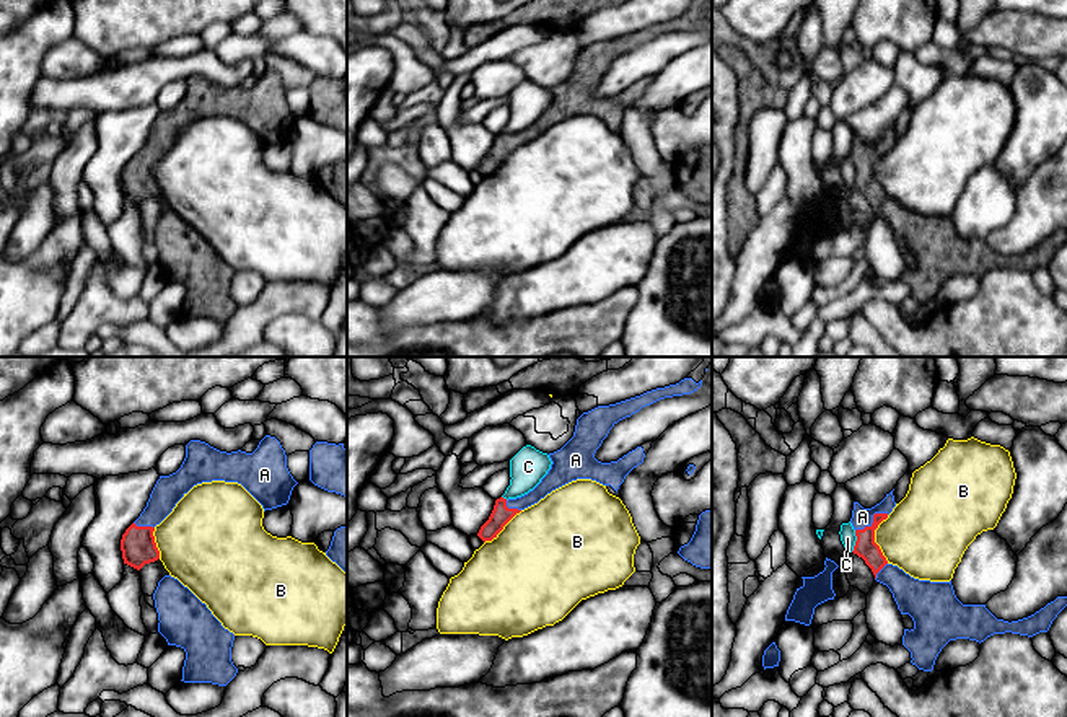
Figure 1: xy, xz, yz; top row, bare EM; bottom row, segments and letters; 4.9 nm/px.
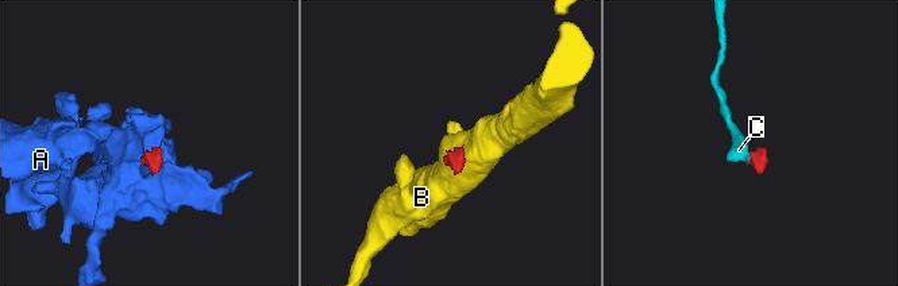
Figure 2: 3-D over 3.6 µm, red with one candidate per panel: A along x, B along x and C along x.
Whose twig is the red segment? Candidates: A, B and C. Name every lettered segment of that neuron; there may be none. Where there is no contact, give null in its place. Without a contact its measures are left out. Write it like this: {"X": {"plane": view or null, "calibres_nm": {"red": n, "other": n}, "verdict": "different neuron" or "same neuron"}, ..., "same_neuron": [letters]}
{"A": {"plane": "yz", "calibres_nm": {"red": 110, "other": 100}, "verdict": "same neuron"}, "B": {"plane": "yz", "calibres_nm": {"red": 110, "other": 400}, "verdict": "different neuron"}, "C": {"plane": "yz", "calibres_nm": {"red": 110, "other": 80}, "verdict": "different neuron"}, "same_neuron": ["A"]}

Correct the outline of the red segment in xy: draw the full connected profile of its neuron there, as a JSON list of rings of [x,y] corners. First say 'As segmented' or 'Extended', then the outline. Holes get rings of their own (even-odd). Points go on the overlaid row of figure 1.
Extended. [[[266,435],[252,453],[220,451],[200,440],[186,445],[181,468],[160,476],[147,507],[125,530],[121,539],[124,564],[140,570],[160,559],[155,543],[155,526],[197,484],[225,481],[241,484],[266,510],[287,505],[298,484],[287,468],[287,455],[275,437]]]

